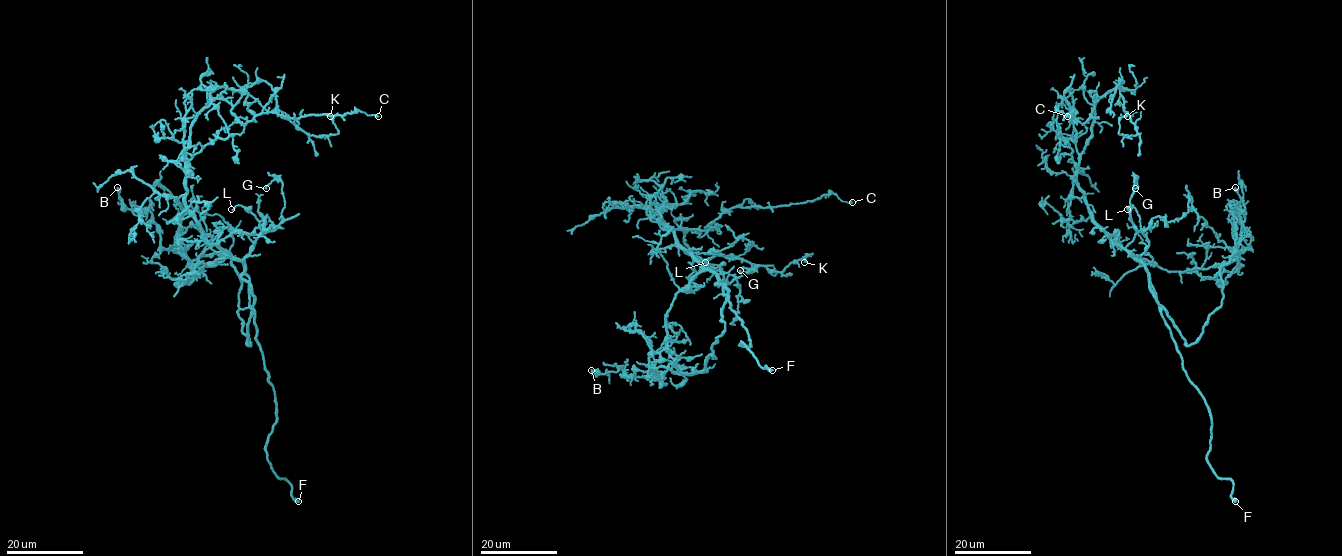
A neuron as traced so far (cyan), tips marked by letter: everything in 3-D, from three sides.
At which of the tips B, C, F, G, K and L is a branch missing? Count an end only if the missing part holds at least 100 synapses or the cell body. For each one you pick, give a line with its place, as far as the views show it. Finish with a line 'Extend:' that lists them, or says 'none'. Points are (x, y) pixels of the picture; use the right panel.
F: (1235, 501)
Extend: F

